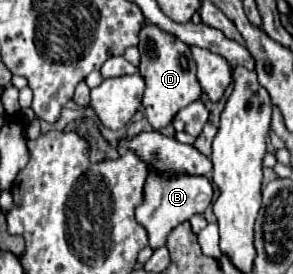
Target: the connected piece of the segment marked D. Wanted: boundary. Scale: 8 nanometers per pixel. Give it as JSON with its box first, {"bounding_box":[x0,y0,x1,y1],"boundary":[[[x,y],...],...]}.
{"bounding_box":[140,25,202,131],"boundary":[[[146,25],[144,31],[140,31],[140,73],[146,79],[146,91],[142,97],[144,113],[154,131],[166,127],[172,123],[176,113],[190,105],[192,101],[198,101],[202,95],[200,83],[196,79],[196,61],[192,59],[190,47],[180,43],[178,39],[172,39],[172,35],[160,31],[156,25]]]}

